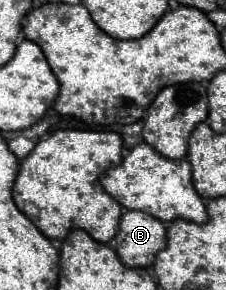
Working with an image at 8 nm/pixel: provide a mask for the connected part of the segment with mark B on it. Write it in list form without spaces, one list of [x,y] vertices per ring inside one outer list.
[[[127,211],[119,221],[115,251],[127,267],[153,265],[157,253],[165,247],[163,223],[143,211]]]

